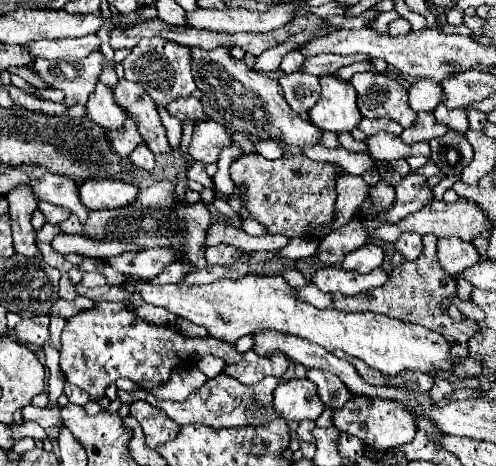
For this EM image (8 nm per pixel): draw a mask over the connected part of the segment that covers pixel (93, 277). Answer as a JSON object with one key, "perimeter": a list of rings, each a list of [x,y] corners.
{"perimeter":[[[85,272],[83,274],[83,280],[79,282],[83,288],[95,288],[95,286],[103,286],[107,284],[105,276],[101,276],[99,272]]]}

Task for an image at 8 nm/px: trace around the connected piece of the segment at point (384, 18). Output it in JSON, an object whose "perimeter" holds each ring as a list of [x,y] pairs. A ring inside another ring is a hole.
{"perimeter":[[[395,10],[383,12],[379,15],[379,17],[373,22],[371,28],[380,34],[388,32],[388,24],[393,20],[399,18],[400,16],[397,14]]]}

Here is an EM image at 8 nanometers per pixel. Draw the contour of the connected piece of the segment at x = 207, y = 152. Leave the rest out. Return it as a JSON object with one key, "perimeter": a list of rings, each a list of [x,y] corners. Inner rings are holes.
{"perimeter":[[[209,120],[209,122],[199,122],[195,126],[189,152],[195,160],[207,164],[207,162],[217,162],[221,148],[231,144],[233,144],[233,138],[229,128]]]}

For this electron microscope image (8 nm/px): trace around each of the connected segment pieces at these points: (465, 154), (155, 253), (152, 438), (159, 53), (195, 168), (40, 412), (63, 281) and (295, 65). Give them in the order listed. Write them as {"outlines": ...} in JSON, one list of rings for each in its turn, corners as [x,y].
{"outlines":[[[[449,130],[445,136],[439,136],[429,142],[431,160],[439,166],[445,176],[459,176],[461,170],[473,160],[473,148],[461,132]]],[[[151,248],[143,252],[123,252],[109,258],[111,266],[121,274],[137,274],[145,280],[153,280],[167,262],[175,260],[175,250],[171,248]]],[[[135,400],[129,404],[129,414],[139,420],[143,434],[145,434],[145,444],[151,450],[157,450],[163,446],[167,440],[175,440],[179,436],[179,424],[175,424],[161,408],[145,402],[145,400]]],[[[163,36],[143,38],[135,48],[131,48],[131,54],[123,60],[125,78],[131,82],[137,82],[145,88],[145,92],[161,106],[167,106],[175,98],[187,98],[197,88],[191,72],[191,50],[187,46],[175,44],[165,40]]],[[[193,162],[193,166],[189,168],[189,172],[187,172],[187,176],[189,176],[189,180],[195,180],[195,182],[199,182],[199,184],[203,184],[205,188],[211,188],[211,186],[213,186],[213,182],[211,182],[211,178],[209,178],[209,174],[205,172],[205,168],[203,168],[203,164],[197,164],[197,162]]],[[[29,404],[27,408],[21,410],[23,416],[27,420],[33,420],[37,424],[41,424],[43,428],[51,428],[51,426],[61,426],[61,414],[59,414],[59,406],[51,406],[47,404],[45,408],[37,408],[33,404]]],[[[65,274],[60,278],[58,295],[59,298],[63,300],[75,300],[75,298],[77,298],[75,285],[65,276]]],[[[289,52],[283,56],[283,62],[279,66],[279,70],[283,74],[289,74],[289,72],[299,72],[299,68],[303,66],[303,56],[299,52]]]]}

